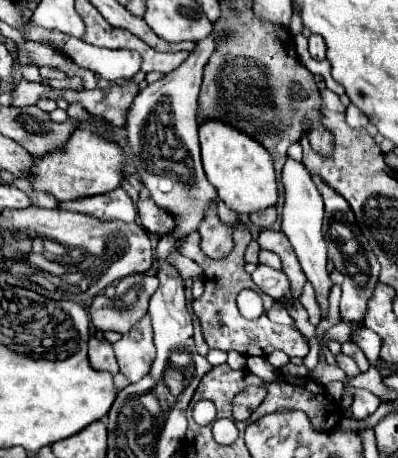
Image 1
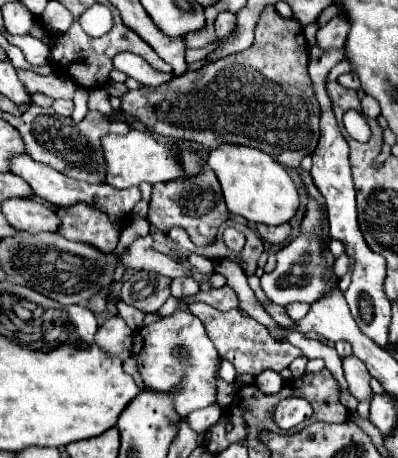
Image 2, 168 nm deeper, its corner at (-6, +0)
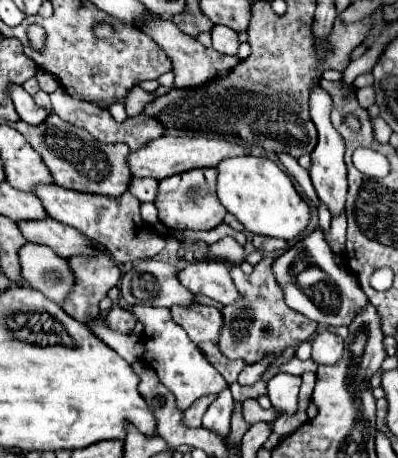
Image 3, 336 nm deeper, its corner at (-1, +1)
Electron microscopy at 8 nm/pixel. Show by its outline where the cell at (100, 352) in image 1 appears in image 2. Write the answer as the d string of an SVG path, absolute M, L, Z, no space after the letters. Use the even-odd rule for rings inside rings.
M114 315L110 319L106 319L98 333L96 333L96 343L108 351L114 353L116 357L128 359L130 351L132 351L132 329L126 325L126 321L120 315Z

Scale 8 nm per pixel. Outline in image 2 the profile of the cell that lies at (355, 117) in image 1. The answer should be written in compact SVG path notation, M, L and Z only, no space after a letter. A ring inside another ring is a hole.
M364 93L364 97L362 97L362 113L364 113L366 117L378 117L378 115L380 115L380 105L378 105L378 101L372 99L372 97L366 95L366 93Z

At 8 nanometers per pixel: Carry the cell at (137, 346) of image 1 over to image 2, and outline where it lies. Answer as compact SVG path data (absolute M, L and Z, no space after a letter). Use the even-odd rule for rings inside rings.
M183 310L174 315L136 329L132 359L136 359L144 383L156 391L174 391L174 411L186 417L196 409L204 409L216 401L216 379L220 369L220 355L214 343L204 333L198 317Z

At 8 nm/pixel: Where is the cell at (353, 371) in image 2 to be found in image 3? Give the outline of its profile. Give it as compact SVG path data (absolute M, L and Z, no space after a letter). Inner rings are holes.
M323 330L315 340L313 340L313 352L311 360L315 364L335 364L343 358L343 338Z

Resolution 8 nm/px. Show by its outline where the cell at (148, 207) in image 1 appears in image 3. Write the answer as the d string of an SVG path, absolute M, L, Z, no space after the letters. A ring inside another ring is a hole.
M199 168L199 170L189 170L187 174L175 174L171 178L165 178L159 182L155 206L157 206L157 216L159 222L163 222L167 228L179 228L179 230L211 230L219 226L225 218L225 208L221 206L217 192L217 170L215 168Z

